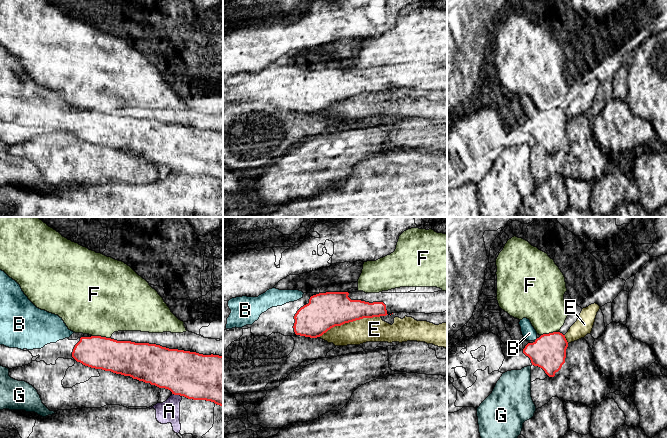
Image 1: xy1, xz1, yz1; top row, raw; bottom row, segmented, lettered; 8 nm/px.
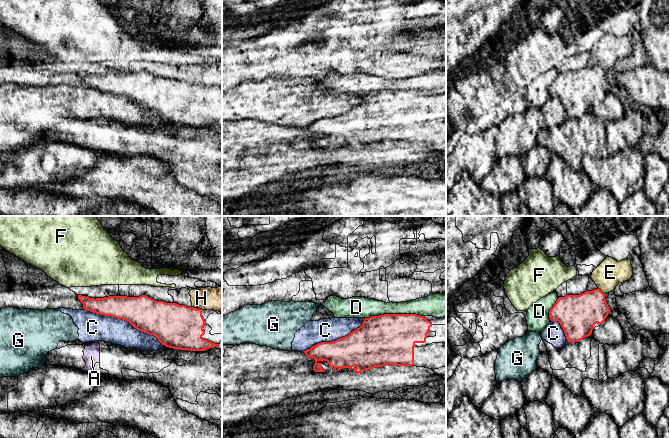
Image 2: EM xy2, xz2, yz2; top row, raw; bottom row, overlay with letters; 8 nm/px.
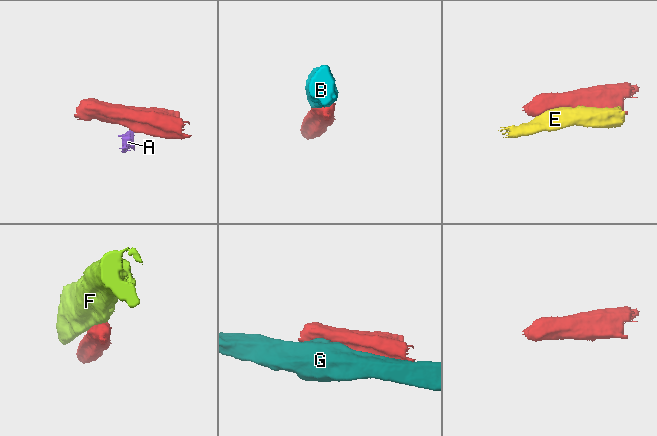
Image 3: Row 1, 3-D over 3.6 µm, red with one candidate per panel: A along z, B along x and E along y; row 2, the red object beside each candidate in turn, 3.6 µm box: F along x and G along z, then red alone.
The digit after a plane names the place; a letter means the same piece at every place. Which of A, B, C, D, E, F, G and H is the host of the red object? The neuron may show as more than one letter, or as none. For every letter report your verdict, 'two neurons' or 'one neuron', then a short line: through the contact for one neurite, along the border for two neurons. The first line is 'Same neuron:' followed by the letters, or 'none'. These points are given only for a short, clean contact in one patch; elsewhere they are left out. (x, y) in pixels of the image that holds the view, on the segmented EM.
Same neuron: B
A: two neurons | xy1 (172, 393), (180, 396)
B: one neuron | yz1 (548, 352), (536, 339), (529, 333)
C: two neurons
D: two neurons
E: two neurons
F: two neurons | xy1 (92, 335), (109, 338)
G: two neurons | xy1 (128, 375), (132, 377)
H: two neurons | xy2 (192, 306), (195, 308)

